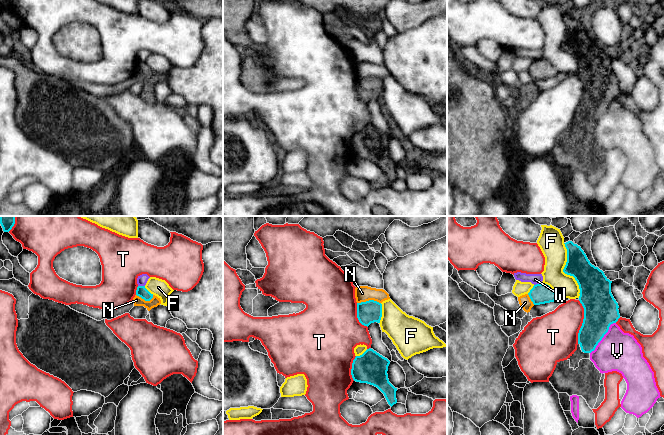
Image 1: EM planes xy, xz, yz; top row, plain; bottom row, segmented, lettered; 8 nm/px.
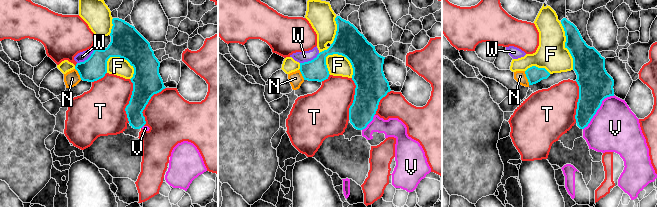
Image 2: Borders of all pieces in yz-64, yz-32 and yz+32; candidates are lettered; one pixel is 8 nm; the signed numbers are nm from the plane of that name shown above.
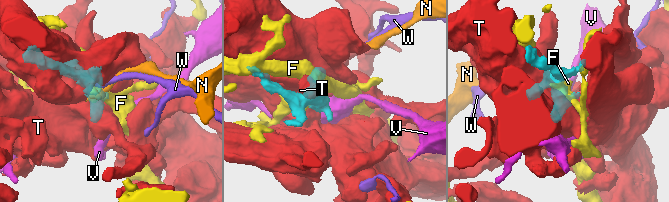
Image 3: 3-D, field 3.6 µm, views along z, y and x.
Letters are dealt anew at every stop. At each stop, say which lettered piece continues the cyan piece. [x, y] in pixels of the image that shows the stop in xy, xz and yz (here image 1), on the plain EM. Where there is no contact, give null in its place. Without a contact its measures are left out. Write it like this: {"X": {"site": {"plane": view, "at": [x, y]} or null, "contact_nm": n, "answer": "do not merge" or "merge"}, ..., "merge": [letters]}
{"F": {"site": {"plane": "yz", "at": [564, 48]}, "contact_nm": 460, "answer": "do not merge"}, "N": {"site": {"plane": "xz", "at": [369, 76]}, "contact_nm": 190, "answer": "do not merge"}, "T": {"site": {"plane": "yz", "at": [583, 98]}, "contact_nm": 360, "answer": "do not merge"}, "V": {"site": {"plane": "yz", "at": [603, 112]}, "contact_nm": 320, "answer": "do not merge"}, "W": {"site": {"plane": "yz", "at": [537, 60]}, "contact_nm": 70, "answer": "do not merge"}, "merge": []}

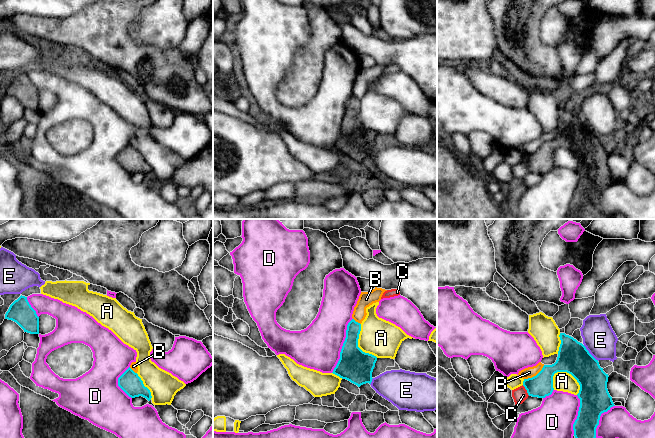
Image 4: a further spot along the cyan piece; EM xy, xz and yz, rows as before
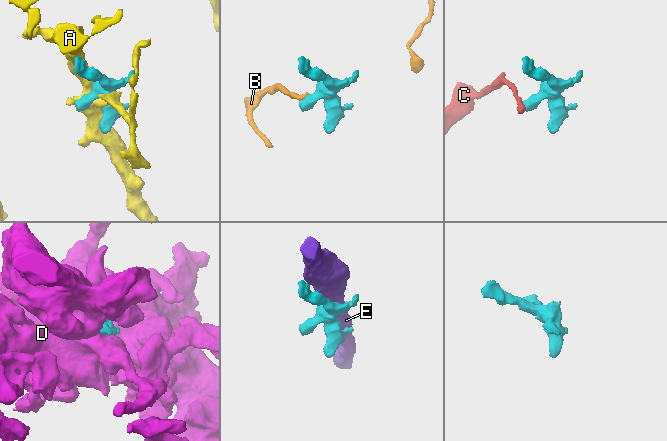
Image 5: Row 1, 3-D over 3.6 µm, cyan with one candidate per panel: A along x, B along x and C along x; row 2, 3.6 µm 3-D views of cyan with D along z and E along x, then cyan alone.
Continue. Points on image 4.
{"A": {"site": {"plane": "yz", "at": [572, 151]}, "contact_nm": 260, "answer": "do not merge"}, "B": {"site": {"plane": "yz", "at": [534, 152]}, "contact_nm": 200, "answer": "do not merge"}, "C": {"site": {"plane": "yz", "at": [526, 165]}, "contact_nm": 110, "answer": "do not merge"}, "D": {"site": {"plane": "xz", "at": [343, 121]}, "contact_nm": 480, "answer": "do not merge"}, "E": {"site": {"plane": "yz", "at": [589, 129]}, "contact_nm": 180, "answer": "do not merge"}, "merge": []}

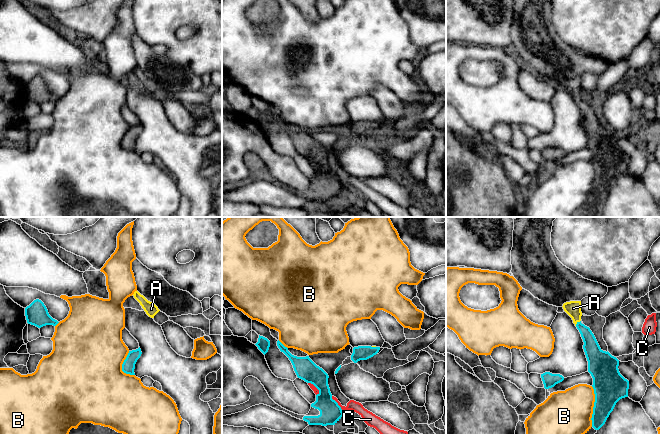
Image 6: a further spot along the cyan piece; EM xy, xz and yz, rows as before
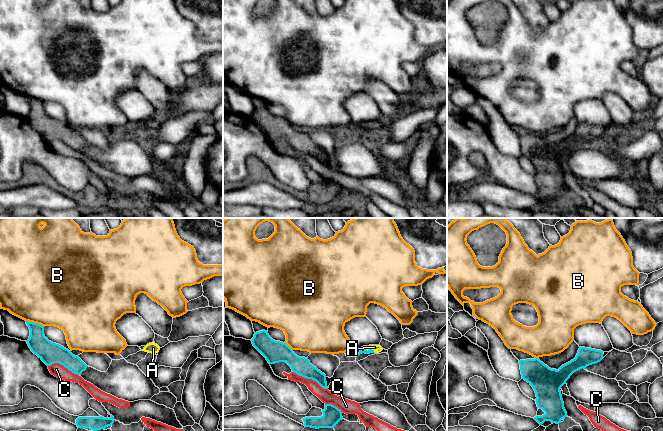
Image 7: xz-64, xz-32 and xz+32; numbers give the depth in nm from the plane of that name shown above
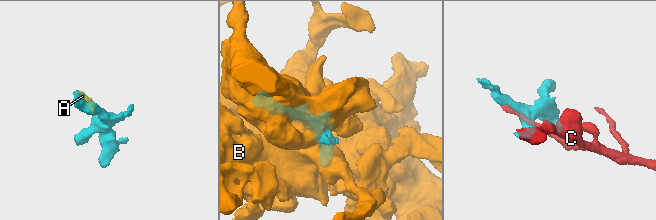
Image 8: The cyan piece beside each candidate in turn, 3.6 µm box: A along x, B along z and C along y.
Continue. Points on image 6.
{"A": {"site": {"plane": "yz", "at": [577, 99]}, "contact_nm": 60, "answer": "merge"}, "B": {"site": {"plane": "yz", "at": [594, 182]}, "contact_nm": 320, "answer": "do not merge"}, "C": {"site": {"plane": "xz", "at": [337, 180]}, "contact_nm": 160, "answer": "do not merge"}, "merge": ["A"]}

